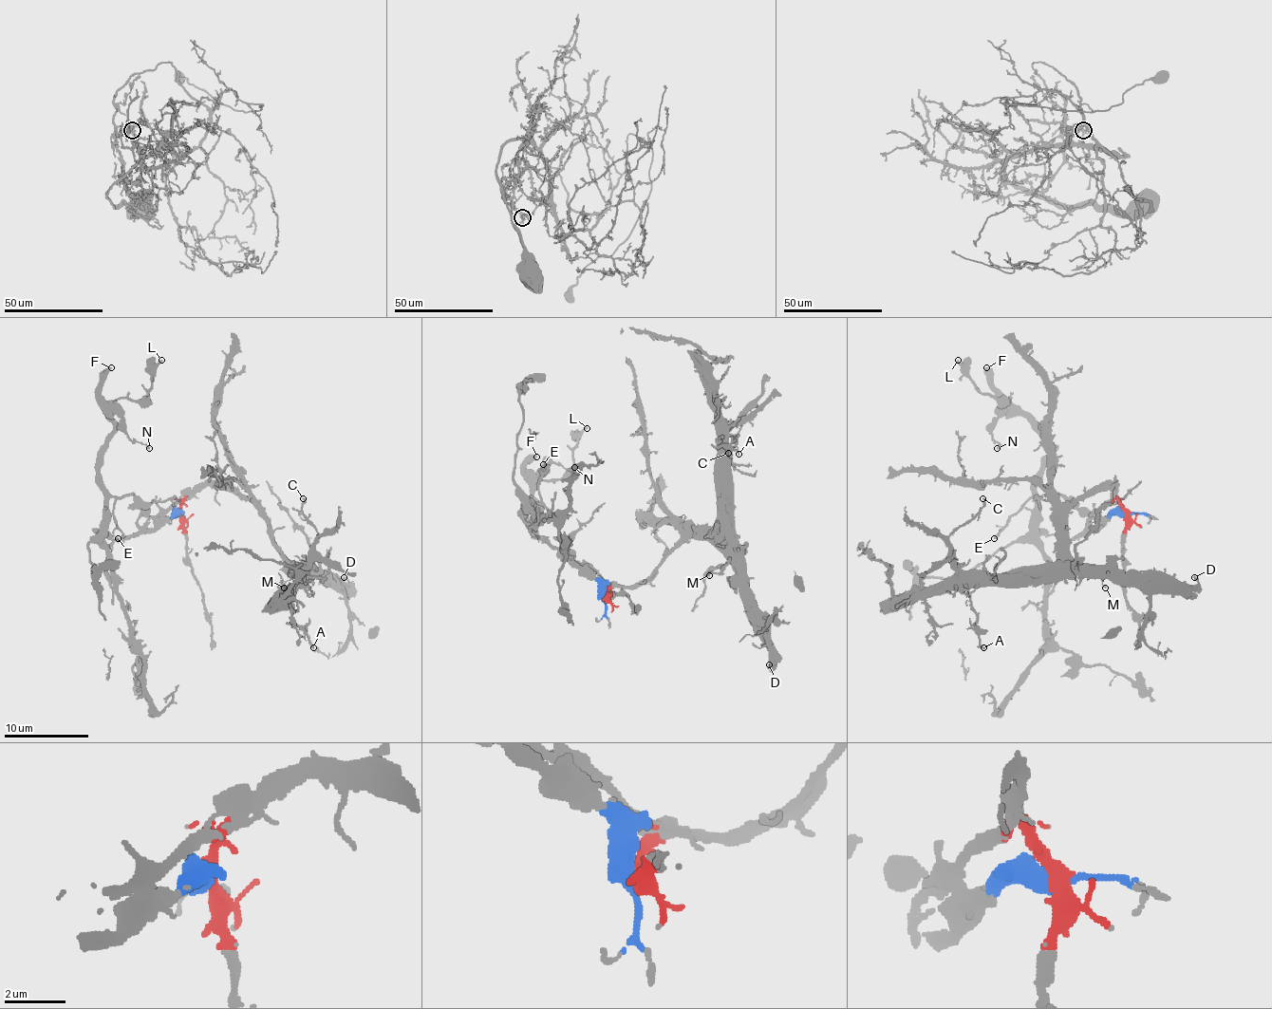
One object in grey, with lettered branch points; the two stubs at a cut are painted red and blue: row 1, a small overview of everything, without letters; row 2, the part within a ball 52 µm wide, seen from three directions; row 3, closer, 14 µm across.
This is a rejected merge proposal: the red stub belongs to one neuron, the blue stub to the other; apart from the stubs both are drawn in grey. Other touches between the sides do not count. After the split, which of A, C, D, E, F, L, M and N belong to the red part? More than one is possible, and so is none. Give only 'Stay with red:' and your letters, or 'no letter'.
Stay with red: A, C, D, M

